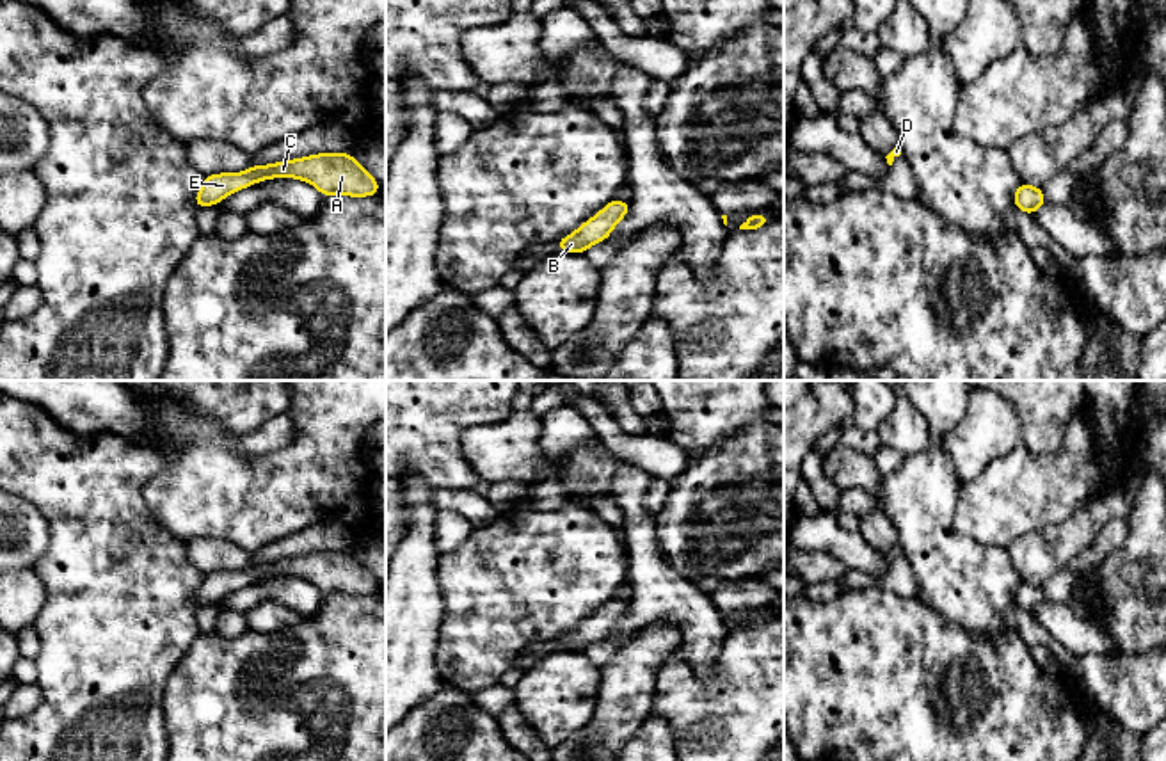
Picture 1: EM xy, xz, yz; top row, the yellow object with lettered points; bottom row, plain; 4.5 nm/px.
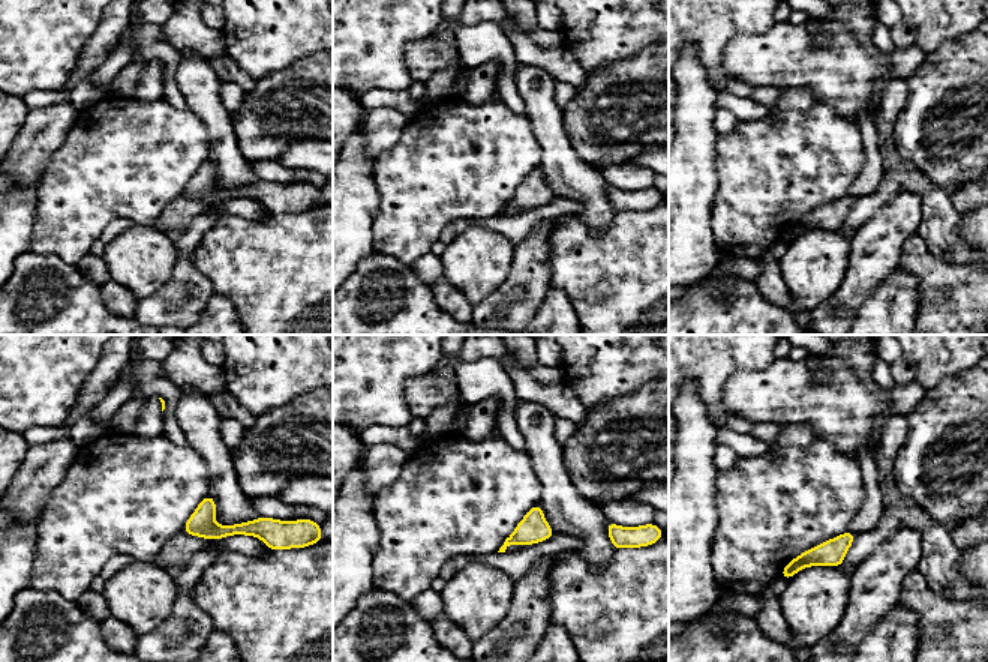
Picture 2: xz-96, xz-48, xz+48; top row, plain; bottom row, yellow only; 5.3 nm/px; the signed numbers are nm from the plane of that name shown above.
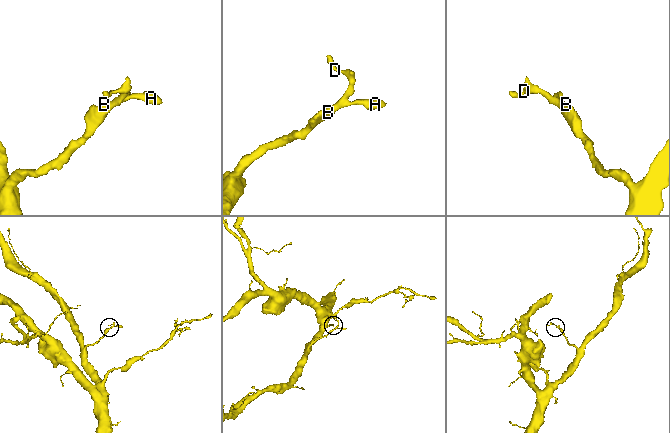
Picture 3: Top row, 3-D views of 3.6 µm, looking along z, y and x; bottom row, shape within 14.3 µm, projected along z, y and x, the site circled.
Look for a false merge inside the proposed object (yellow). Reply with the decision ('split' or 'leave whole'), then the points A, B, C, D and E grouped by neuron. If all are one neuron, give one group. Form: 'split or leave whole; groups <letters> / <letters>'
leave whole; groups A B C D E

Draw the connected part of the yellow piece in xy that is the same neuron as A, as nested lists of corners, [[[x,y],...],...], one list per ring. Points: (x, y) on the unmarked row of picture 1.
[[[316,551],[295,558],[251,564],[242,571],[219,571],[204,576],[194,599],[197,608],[215,605],[224,596],[258,580],[293,576],[311,581],[323,596],[332,592],[368,596],[380,590],[377,578],[352,555],[352,551]]]

